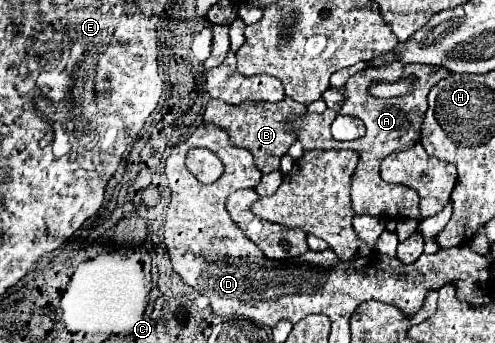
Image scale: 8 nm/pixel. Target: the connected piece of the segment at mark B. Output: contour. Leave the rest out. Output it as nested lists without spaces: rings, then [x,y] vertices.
[[[288,96],[282,102],[242,102],[242,106],[230,106],[222,100],[210,100],[204,112],[204,122],[216,124],[228,132],[230,142],[238,148],[248,148],[254,156],[254,164],[262,174],[270,174],[280,168],[280,158],[288,152],[290,144],[298,140],[298,134],[290,128],[290,122],[302,118],[308,108]]]

